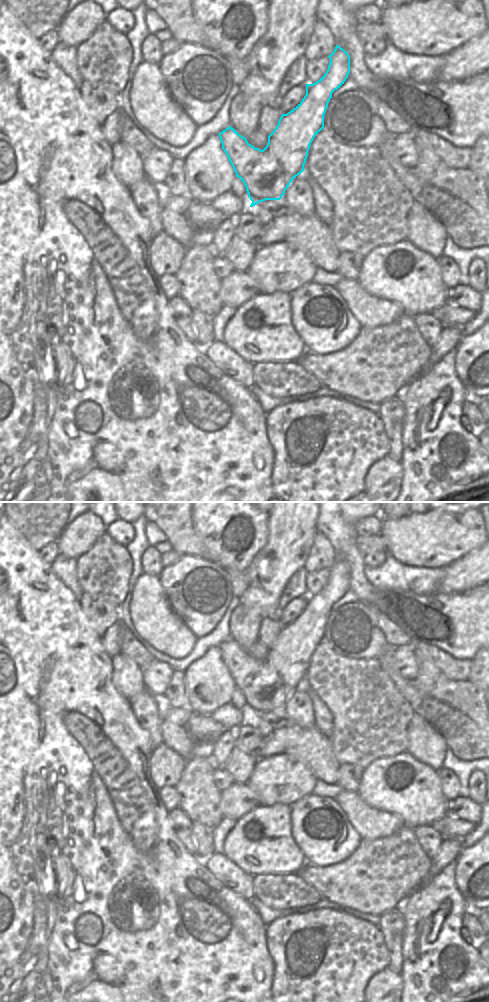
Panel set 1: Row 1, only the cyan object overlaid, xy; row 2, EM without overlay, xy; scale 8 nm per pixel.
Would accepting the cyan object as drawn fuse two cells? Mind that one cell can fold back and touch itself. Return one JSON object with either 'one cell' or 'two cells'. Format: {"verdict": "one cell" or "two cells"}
{"verdict": "one cell"}

